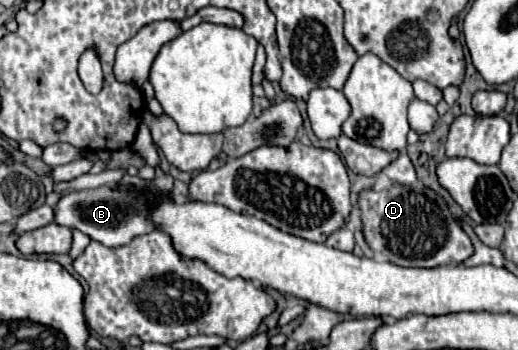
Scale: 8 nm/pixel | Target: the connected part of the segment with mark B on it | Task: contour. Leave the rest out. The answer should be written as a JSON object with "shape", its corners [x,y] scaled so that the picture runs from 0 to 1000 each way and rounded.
{"shape":[[[210,531],[153,543],[122,560],[106,594],[106,634],[118,646],[149,651],[160,669],[172,669],[172,680],[214,709],[249,697],[261,674],[303,657],[295,634],[288,634],[288,583],[272,577],[261,554],[218,554]]]}

